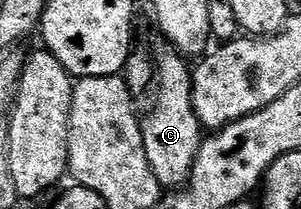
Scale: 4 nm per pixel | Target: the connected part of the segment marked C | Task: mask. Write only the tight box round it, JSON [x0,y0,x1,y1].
[142,53,202,189]

